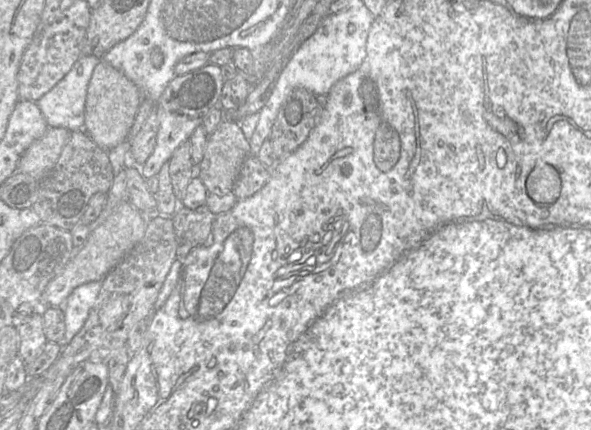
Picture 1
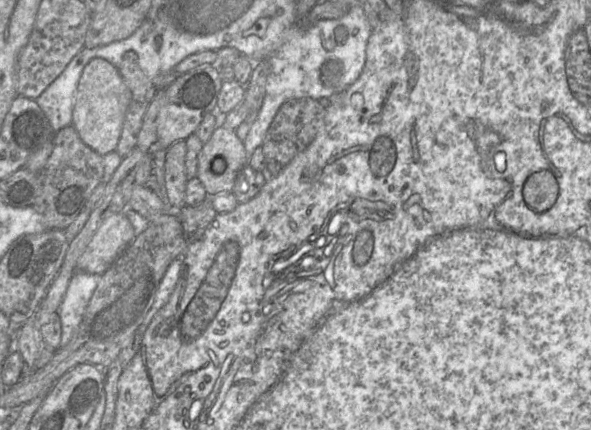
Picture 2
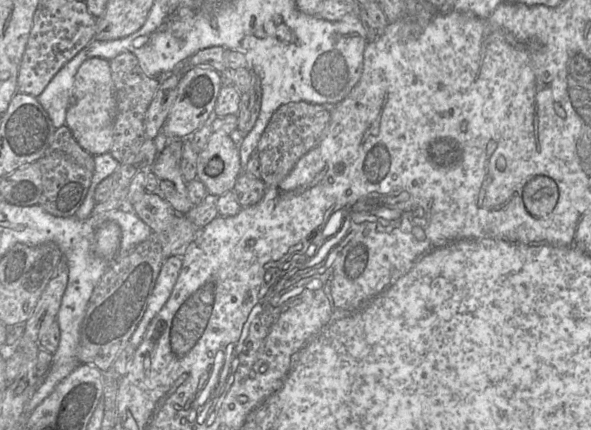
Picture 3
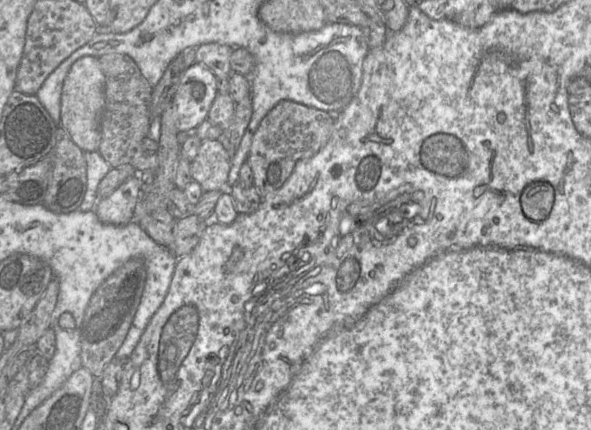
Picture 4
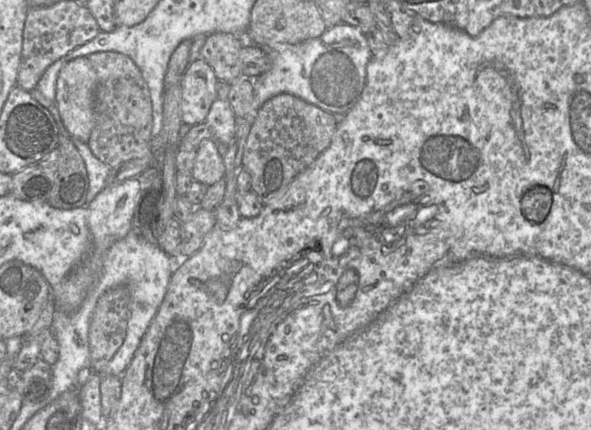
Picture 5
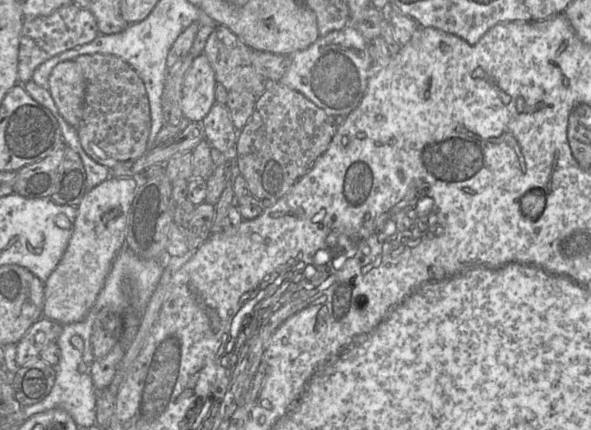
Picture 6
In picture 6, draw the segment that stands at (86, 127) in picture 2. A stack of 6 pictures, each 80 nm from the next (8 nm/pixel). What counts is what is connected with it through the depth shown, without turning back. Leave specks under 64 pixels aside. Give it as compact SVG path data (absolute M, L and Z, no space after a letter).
M75 60L58 63L49 75L48 85L60 114L77 130L83 114L86 89L80 65Z

